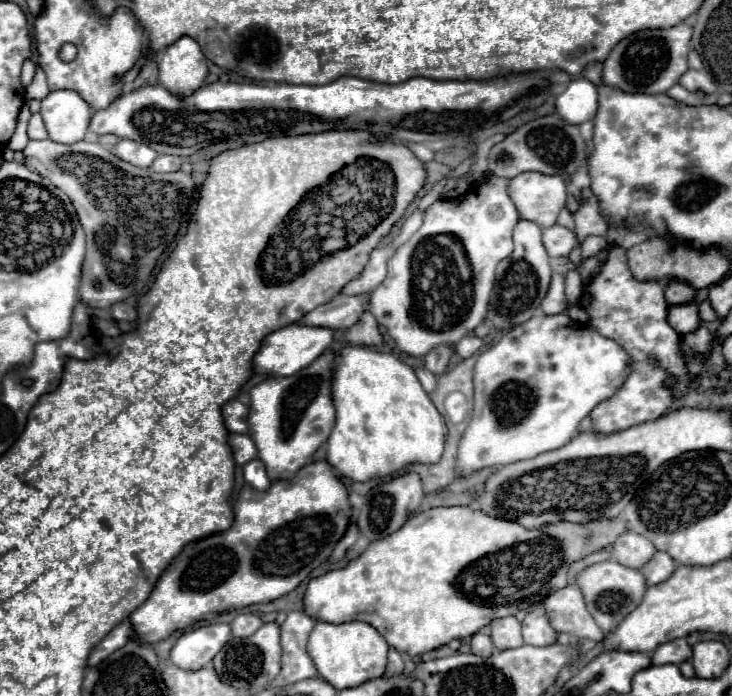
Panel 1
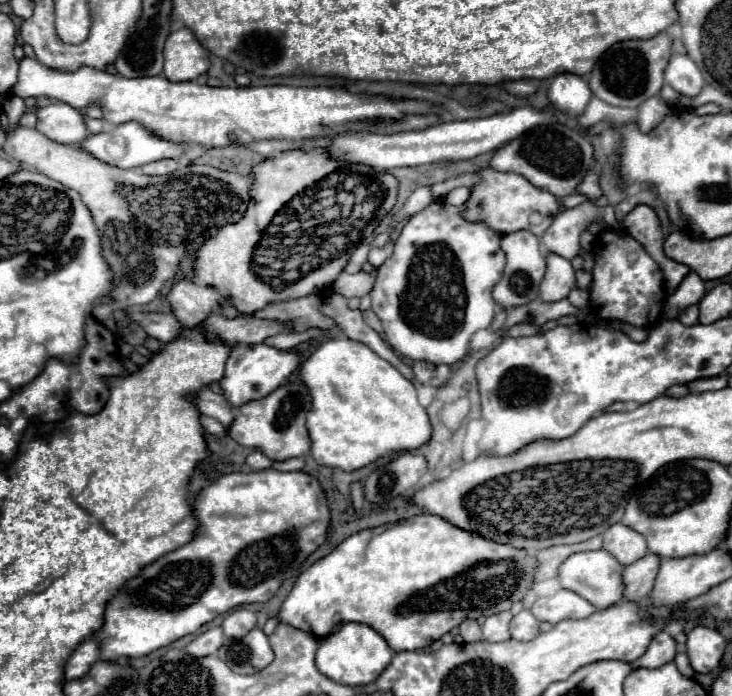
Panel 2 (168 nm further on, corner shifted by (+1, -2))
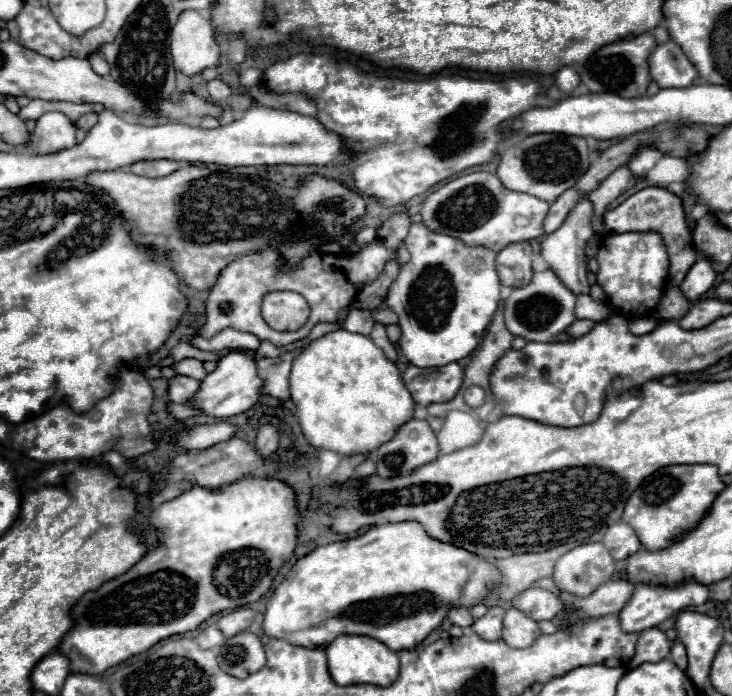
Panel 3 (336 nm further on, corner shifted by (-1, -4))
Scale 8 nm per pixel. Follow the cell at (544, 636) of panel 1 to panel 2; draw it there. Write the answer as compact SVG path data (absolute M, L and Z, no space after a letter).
M521 610L517 616L513 616L509 630L511 630L511 638L529 642L539 636L539 622L537 622L537 618L533 618L533 614L529 610Z

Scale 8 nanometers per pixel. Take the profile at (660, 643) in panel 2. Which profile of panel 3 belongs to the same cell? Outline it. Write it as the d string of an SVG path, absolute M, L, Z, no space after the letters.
M649 628L639 634L637 652L629 664L629 668L637 668L643 662L659 662L667 658L671 652L671 642L659 628Z

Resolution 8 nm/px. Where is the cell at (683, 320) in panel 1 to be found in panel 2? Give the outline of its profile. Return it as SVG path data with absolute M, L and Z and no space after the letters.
M689 272L683 282L679 284L679 288L667 298L663 314L669 318L677 318L677 314L681 310L685 310L691 304L697 304L705 294L705 280L701 280L701 276L697 272Z

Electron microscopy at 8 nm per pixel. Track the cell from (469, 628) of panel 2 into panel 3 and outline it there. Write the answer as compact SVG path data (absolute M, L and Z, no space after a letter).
M453 608L453 610L449 612L449 620L451 620L451 624L461 626L461 628L469 628L469 626L475 622L467 608Z

